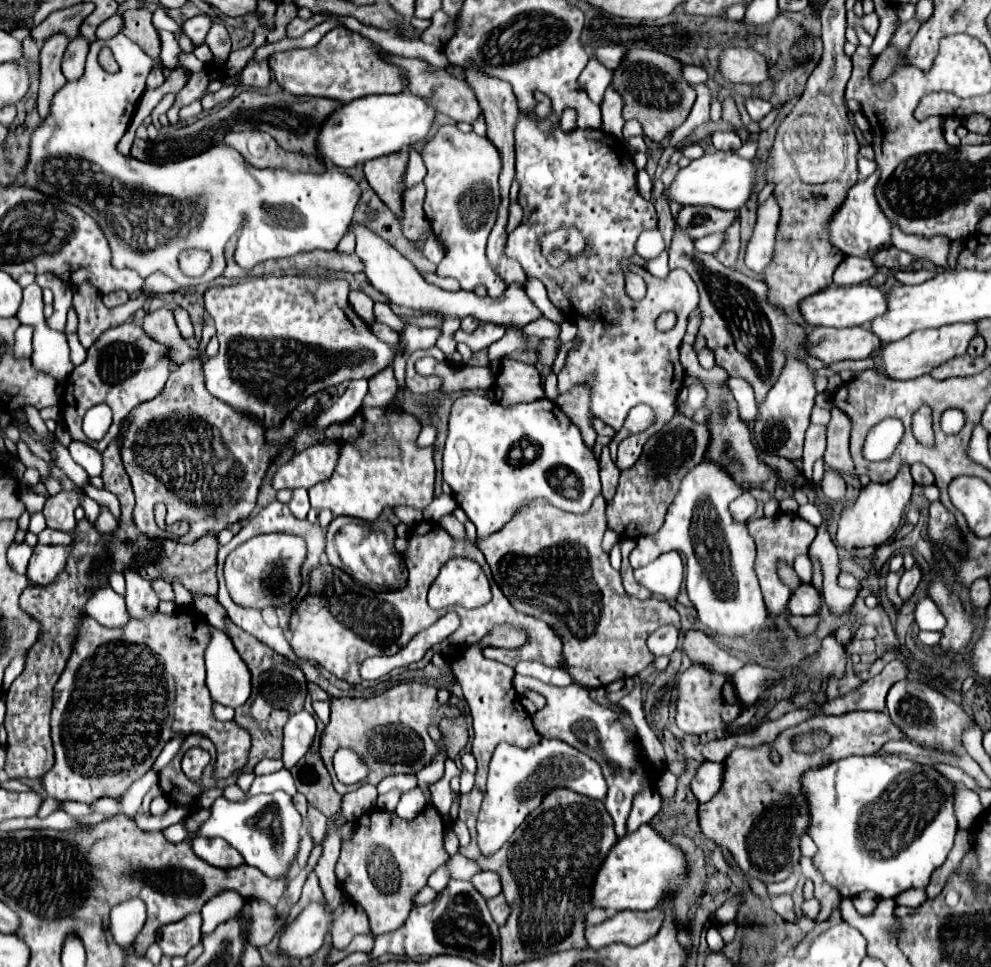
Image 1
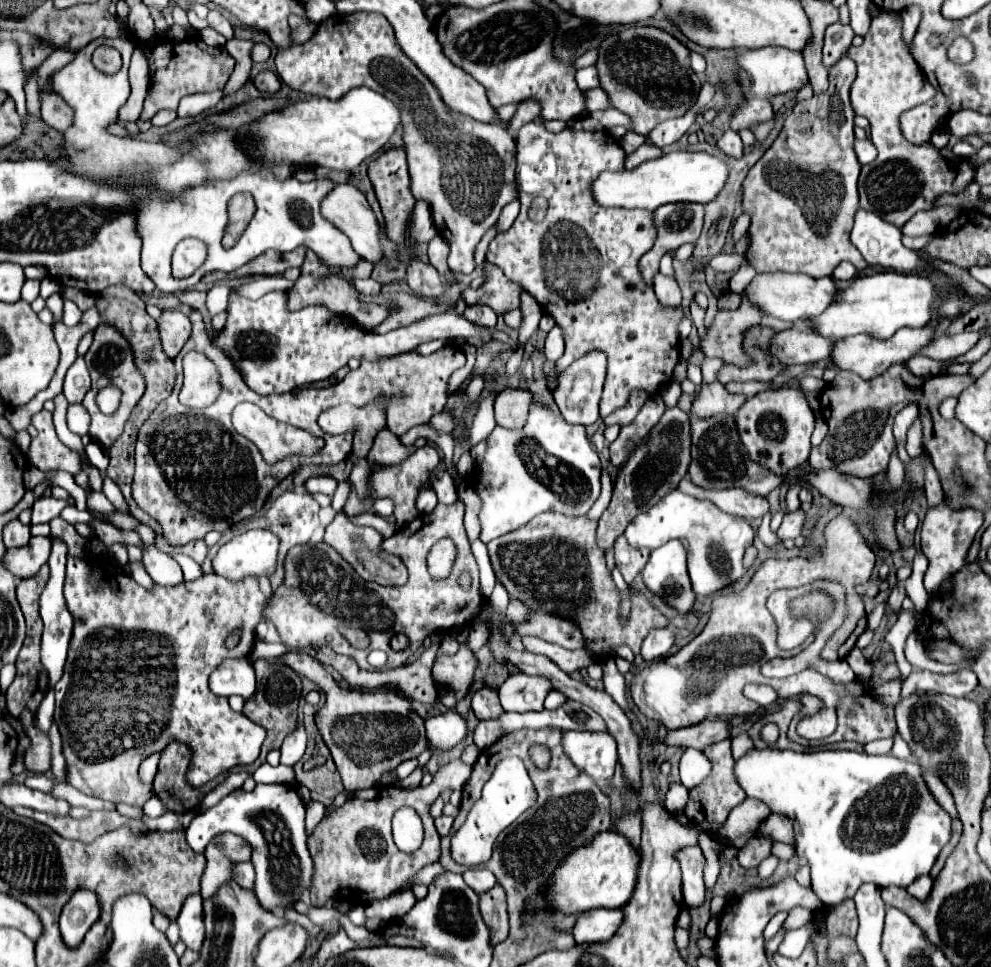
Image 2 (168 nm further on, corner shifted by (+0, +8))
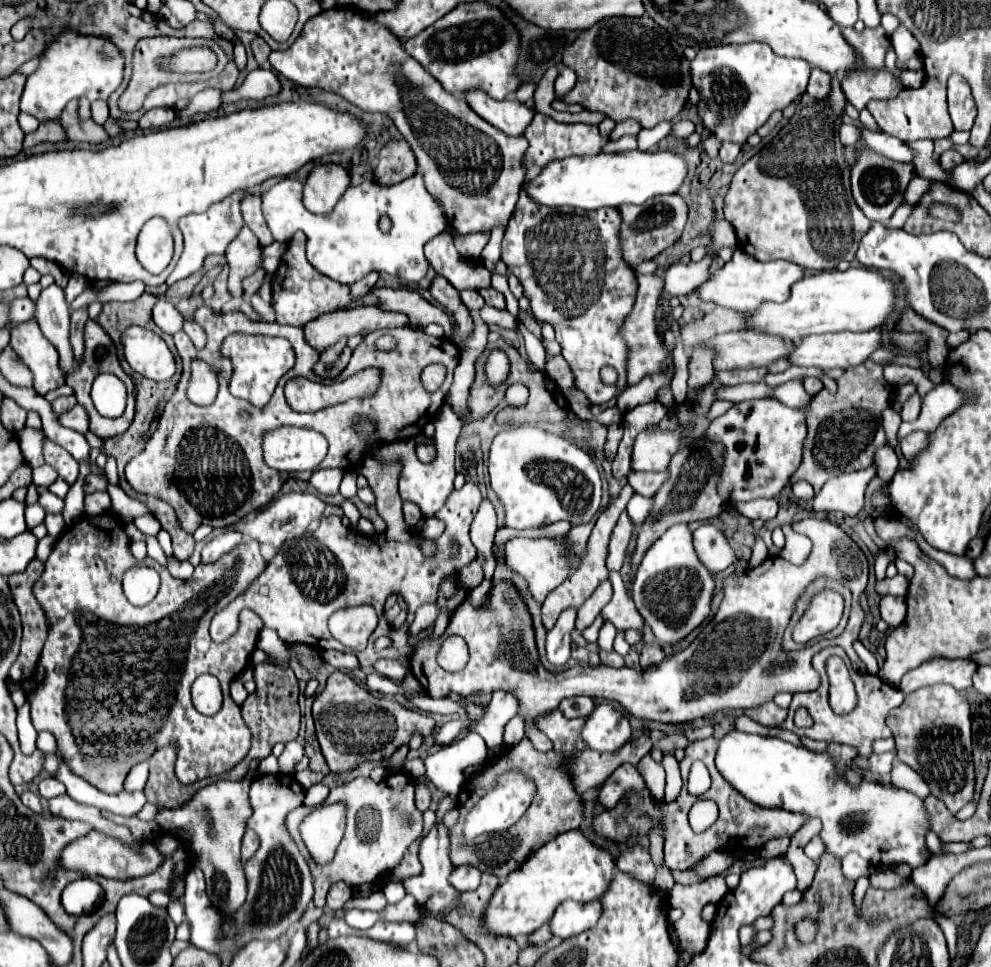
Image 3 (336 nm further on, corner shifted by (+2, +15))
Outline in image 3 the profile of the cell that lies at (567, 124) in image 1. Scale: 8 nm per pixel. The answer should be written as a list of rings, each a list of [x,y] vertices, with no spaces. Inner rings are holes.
[[[481,87],[465,91],[463,97],[479,117],[483,117],[493,127],[497,127],[503,133],[513,135],[513,137],[521,135],[525,131],[525,127],[531,123],[531,119],[535,117],[533,107],[529,107],[525,103],[517,103],[513,97],[507,97],[501,101],[491,99]]]

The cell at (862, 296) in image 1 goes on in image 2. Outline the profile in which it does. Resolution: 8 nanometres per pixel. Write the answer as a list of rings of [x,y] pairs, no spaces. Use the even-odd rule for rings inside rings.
[[[771,272],[771,274],[757,274],[741,292],[757,310],[761,310],[767,316],[775,316],[779,320],[799,322],[807,320],[809,316],[819,316],[837,294],[837,286],[831,278],[819,278],[803,276],[803,274],[791,274],[791,272]]]

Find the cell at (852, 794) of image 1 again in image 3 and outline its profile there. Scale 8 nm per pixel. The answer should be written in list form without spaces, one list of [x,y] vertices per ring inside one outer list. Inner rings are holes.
[[[731,731],[719,741],[715,765],[719,773],[747,799],[763,807],[777,807],[787,809],[791,813],[799,813],[807,819],[821,819],[823,829],[819,833],[825,853],[843,859],[847,853],[857,853],[867,859],[873,867],[897,867],[907,865],[911,869],[921,867],[929,861],[931,851],[925,843],[925,835],[931,827],[931,817],[925,809],[921,797],[907,789],[899,789],[893,783],[877,783],[873,779],[863,777],[857,785],[849,783],[845,773],[839,771],[835,759],[829,753],[815,753],[807,747],[799,747],[781,739],[749,735],[741,731]]]

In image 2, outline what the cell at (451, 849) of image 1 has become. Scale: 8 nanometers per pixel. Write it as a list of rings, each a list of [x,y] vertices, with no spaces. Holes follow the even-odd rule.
[[[442,815],[435,819],[435,827],[438,834],[443,837],[450,833],[454,818],[451,816]]]

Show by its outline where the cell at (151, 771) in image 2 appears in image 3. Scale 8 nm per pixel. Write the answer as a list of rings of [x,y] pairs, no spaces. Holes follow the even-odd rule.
[[[143,761],[136,764],[128,773],[125,791],[143,791],[149,775],[149,763]]]

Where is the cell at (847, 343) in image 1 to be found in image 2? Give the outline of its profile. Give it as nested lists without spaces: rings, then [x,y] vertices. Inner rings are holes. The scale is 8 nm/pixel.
[[[791,328],[775,334],[771,340],[771,352],[783,364],[813,364],[831,356],[833,342],[811,332],[811,328]]]

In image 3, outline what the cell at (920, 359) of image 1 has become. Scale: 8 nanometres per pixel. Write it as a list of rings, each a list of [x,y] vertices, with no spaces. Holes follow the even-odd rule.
[[[873,329],[869,333],[853,333],[853,331],[839,331],[839,333],[825,333],[825,335],[809,335],[797,343],[793,351],[791,363],[799,367],[819,367],[823,371],[829,369],[849,369],[863,365],[873,351],[883,345],[881,329]]]

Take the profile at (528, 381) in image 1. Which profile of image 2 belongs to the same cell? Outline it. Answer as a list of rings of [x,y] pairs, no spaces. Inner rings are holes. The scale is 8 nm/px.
[[[509,388],[495,400],[495,422],[503,428],[523,428],[527,422],[527,408],[531,394],[527,390]]]

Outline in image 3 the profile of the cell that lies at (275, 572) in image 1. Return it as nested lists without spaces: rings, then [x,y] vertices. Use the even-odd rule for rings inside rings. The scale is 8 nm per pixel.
[[[227,531],[227,533],[221,533],[217,535],[215,539],[211,539],[203,551],[201,551],[201,559],[203,563],[215,563],[217,559],[221,559],[223,555],[227,555],[231,549],[239,547],[243,543],[243,533],[239,531]]]

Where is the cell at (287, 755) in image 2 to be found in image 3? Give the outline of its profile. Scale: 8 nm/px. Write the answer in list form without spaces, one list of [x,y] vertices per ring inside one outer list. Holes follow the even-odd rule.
[[[297,739],[285,743],[285,751],[283,751],[281,757],[279,757],[279,767],[281,767],[281,771],[283,771],[283,773],[291,773],[293,767],[299,763],[301,757],[303,757],[303,745],[301,745]]]

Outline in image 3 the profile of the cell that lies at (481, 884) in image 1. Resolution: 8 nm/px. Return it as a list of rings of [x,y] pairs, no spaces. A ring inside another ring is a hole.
[[[463,865],[463,867],[455,867],[453,875],[449,877],[451,885],[459,891],[473,891],[479,887],[481,883],[481,871],[477,867],[471,865]]]

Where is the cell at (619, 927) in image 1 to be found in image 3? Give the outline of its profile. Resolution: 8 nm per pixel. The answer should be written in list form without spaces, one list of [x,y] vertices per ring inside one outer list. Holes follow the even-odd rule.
[[[567,901],[565,905],[561,905],[561,909],[557,909],[549,925],[553,935],[569,939],[575,937],[577,933],[593,929],[599,923],[599,919],[601,919],[601,901],[591,901],[585,905]]]

